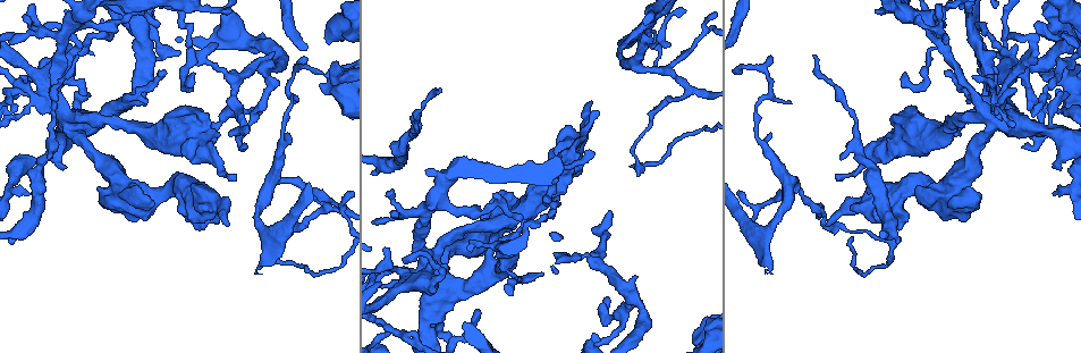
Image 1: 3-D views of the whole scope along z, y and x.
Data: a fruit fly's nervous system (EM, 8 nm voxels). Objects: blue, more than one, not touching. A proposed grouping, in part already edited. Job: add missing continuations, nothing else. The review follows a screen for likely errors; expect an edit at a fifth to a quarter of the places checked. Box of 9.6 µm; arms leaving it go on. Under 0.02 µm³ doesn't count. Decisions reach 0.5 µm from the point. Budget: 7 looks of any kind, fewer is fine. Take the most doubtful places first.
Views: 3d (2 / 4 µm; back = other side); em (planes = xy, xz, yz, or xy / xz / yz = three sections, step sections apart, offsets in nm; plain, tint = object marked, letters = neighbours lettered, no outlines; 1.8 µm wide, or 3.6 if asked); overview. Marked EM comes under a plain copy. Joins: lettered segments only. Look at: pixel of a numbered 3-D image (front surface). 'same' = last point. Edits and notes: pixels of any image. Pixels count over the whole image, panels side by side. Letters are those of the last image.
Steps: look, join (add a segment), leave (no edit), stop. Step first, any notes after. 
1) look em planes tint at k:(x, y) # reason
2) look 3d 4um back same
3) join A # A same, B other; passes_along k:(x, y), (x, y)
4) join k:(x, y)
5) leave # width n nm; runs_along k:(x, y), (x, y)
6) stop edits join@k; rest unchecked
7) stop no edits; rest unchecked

look em xz step 16 letters at 1:(246, 126) # free end

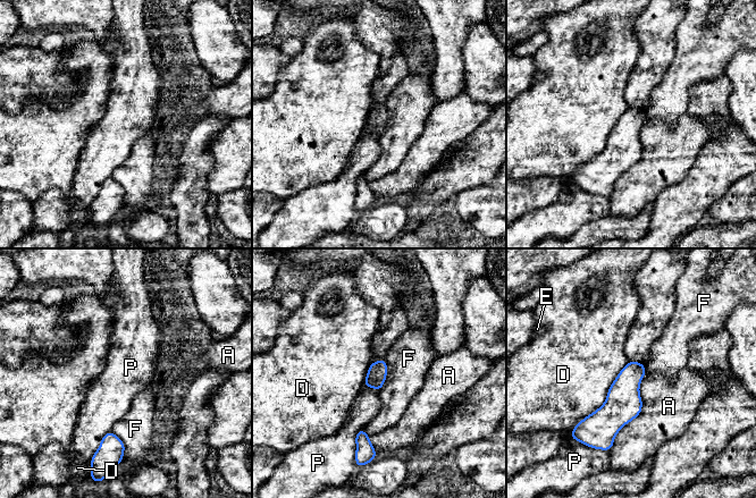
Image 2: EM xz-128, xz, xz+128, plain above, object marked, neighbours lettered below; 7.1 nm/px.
leave # A other, D other, E other, F other, P other; border 2:(363, 428), (355, 436), (355, 450); none of them fits

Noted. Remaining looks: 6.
look 3d 4um at 1:(1056, 193) # an open end

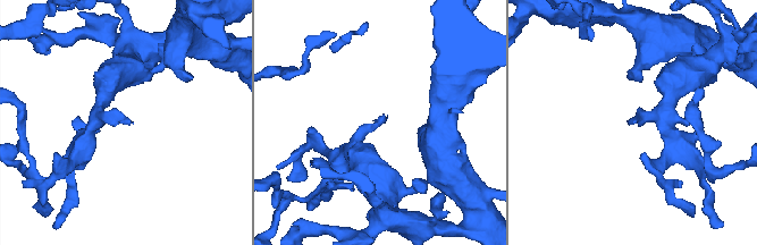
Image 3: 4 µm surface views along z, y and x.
look em planes letters at 3:(133, 121) # now the EM

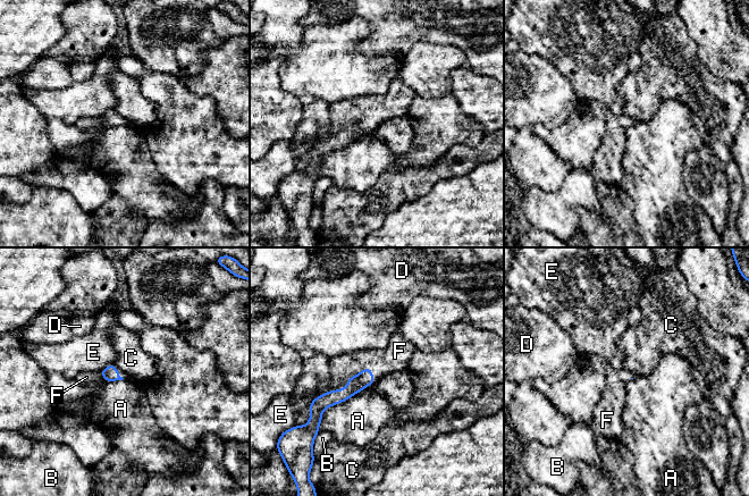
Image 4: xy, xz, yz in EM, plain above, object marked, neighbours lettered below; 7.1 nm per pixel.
join F # longest_contact A 500 nm; A other, B other, C other, D other, E other, F same; passes_along 4:(364, 378), (356, 375), (350, 364); the neuron continues

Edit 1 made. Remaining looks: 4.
look overview # see it whole again

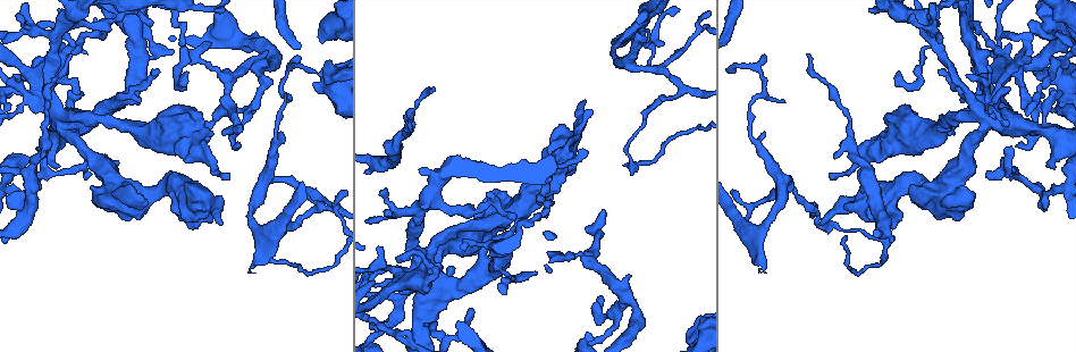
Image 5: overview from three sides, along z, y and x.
look 3d 2um at 5:(763, 271) # an open end

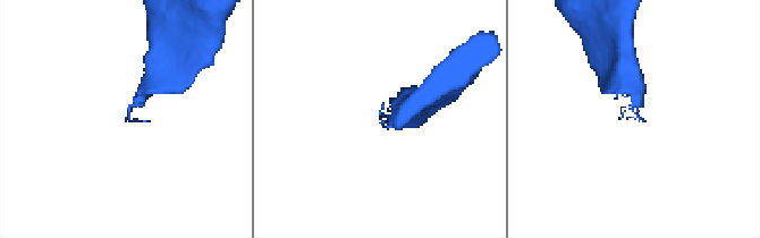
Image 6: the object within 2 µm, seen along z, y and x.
look em planes letters at 6:(383, 124)

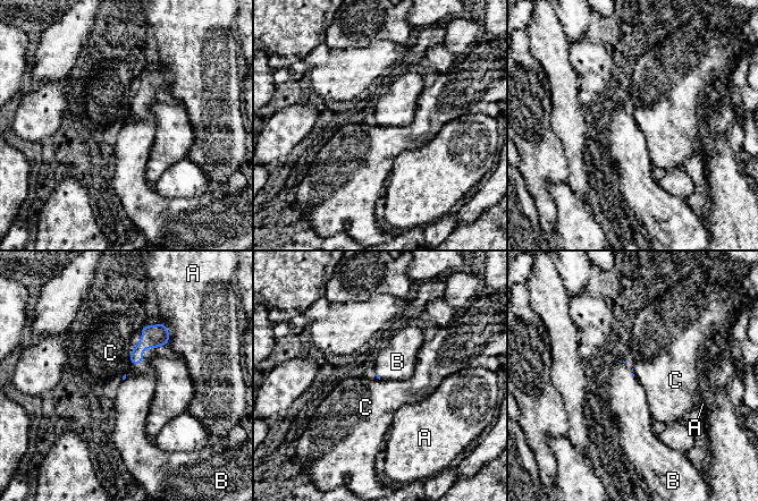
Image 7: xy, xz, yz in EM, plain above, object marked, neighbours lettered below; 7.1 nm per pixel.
join B # A other, B same, C other; passes_along 7:(152, 336), (142, 355), (137, 389); the neuron continues

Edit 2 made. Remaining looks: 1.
stop edits join@4, join@7; rest unchecked

